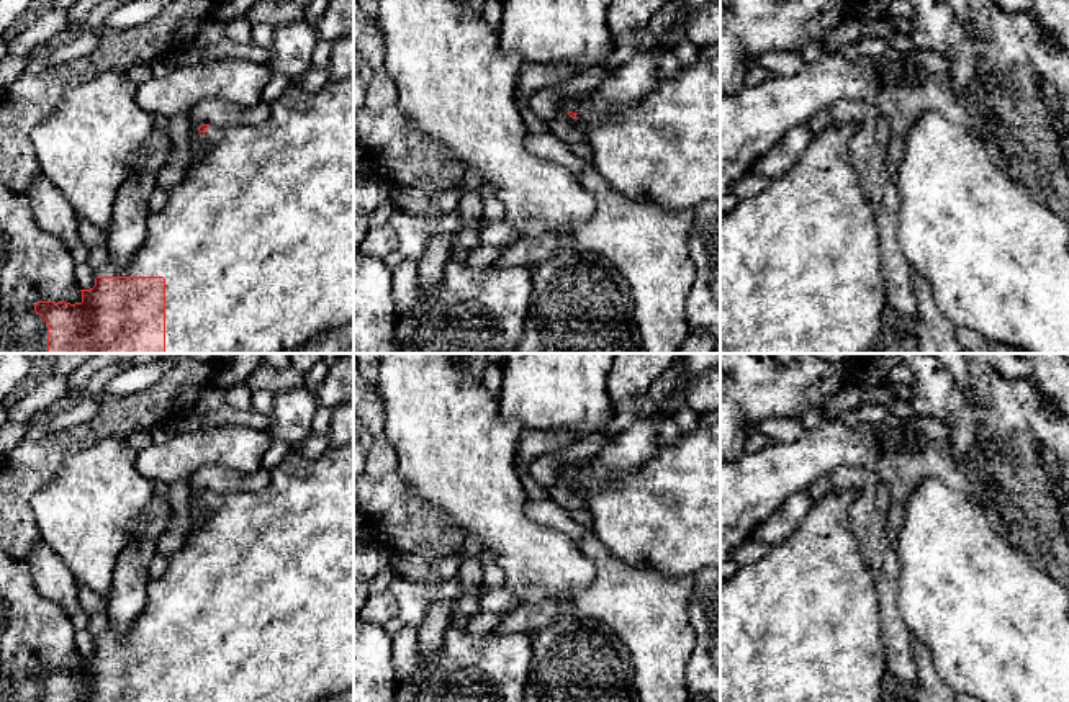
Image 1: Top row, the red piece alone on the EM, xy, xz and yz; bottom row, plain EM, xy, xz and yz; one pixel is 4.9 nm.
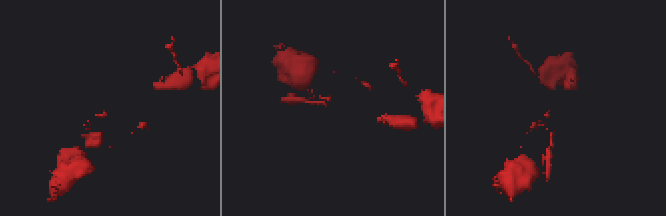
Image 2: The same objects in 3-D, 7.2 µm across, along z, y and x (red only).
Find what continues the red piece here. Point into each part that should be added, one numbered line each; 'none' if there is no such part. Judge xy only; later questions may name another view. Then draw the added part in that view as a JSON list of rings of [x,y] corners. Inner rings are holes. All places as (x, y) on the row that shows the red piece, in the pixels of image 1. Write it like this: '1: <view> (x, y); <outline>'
1: xy (256, 244); [[[354,77],[329,79],[318,92],[304,92],[293,82],[272,105],[270,118],[260,124],[208,126],[200,133],[201,149],[192,154],[192,164],[182,182],[169,191],[165,206],[147,216],[147,232],[136,255],[124,265],[116,267],[110,260],[95,272],[95,277],[164,277],[165,278],[165,353],[291,353],[308,339],[324,331],[354,324]]]

